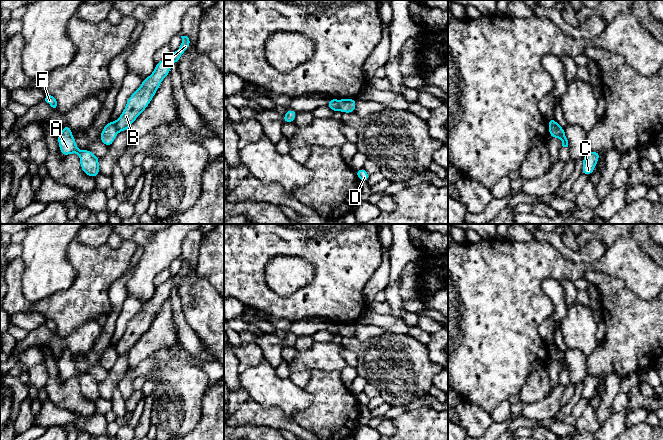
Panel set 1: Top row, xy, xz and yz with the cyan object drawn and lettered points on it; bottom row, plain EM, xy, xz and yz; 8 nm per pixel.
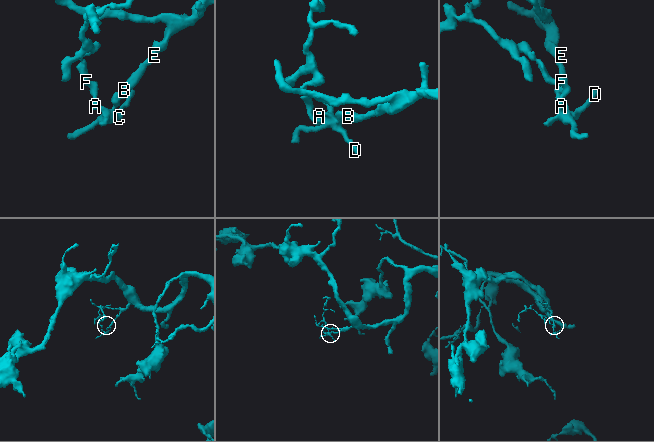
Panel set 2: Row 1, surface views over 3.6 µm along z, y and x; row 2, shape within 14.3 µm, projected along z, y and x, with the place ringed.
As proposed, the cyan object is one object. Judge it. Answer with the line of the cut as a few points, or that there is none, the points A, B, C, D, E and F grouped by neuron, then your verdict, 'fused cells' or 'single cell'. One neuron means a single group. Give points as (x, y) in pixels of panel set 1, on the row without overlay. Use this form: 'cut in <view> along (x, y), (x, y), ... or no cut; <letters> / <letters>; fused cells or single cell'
cut in xz along (337, 324), (340, 333); A C D F / B E; fused cells

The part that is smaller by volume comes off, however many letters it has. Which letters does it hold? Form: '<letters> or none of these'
A, C, D, F

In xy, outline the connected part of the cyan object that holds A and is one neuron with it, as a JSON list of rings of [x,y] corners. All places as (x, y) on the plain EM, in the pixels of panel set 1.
[[[64,349],[57,361],[60,377],[64,380],[71,377],[77,377],[80,381],[80,390],[82,395],[92,402],[100,398],[99,382],[90,374],[79,374],[76,370],[76,364],[72,360],[72,353]]]

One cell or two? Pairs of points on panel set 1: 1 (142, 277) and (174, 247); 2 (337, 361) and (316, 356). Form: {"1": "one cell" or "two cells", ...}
{"1": "one cell", "2": "one cell"}

